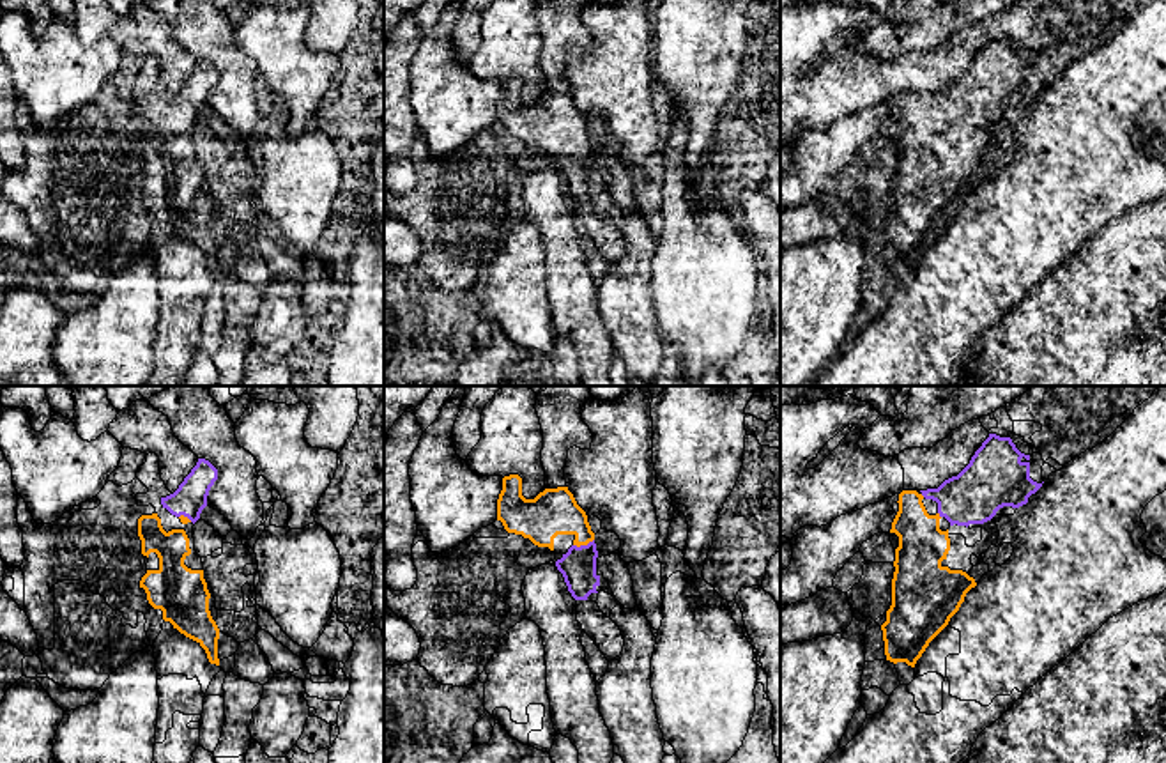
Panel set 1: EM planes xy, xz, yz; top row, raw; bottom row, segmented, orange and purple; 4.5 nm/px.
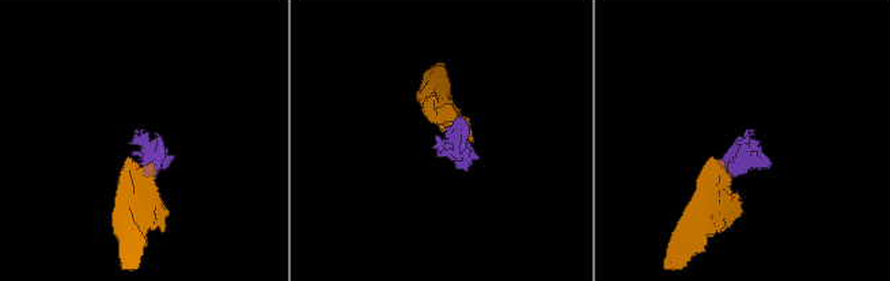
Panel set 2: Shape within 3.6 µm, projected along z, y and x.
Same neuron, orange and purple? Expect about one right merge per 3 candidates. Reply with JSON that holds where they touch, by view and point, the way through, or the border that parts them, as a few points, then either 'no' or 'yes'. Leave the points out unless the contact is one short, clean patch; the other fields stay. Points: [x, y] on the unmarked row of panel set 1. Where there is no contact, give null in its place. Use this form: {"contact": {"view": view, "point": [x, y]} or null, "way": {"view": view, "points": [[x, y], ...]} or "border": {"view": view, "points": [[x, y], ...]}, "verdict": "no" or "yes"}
{"contact": {"view": "xz", "point": [582, 147]}, "way": {"view": "xz", "points": [[552, 115], [582, 138], [582, 147], [579, 169]]}, "verdict": "yes"}

